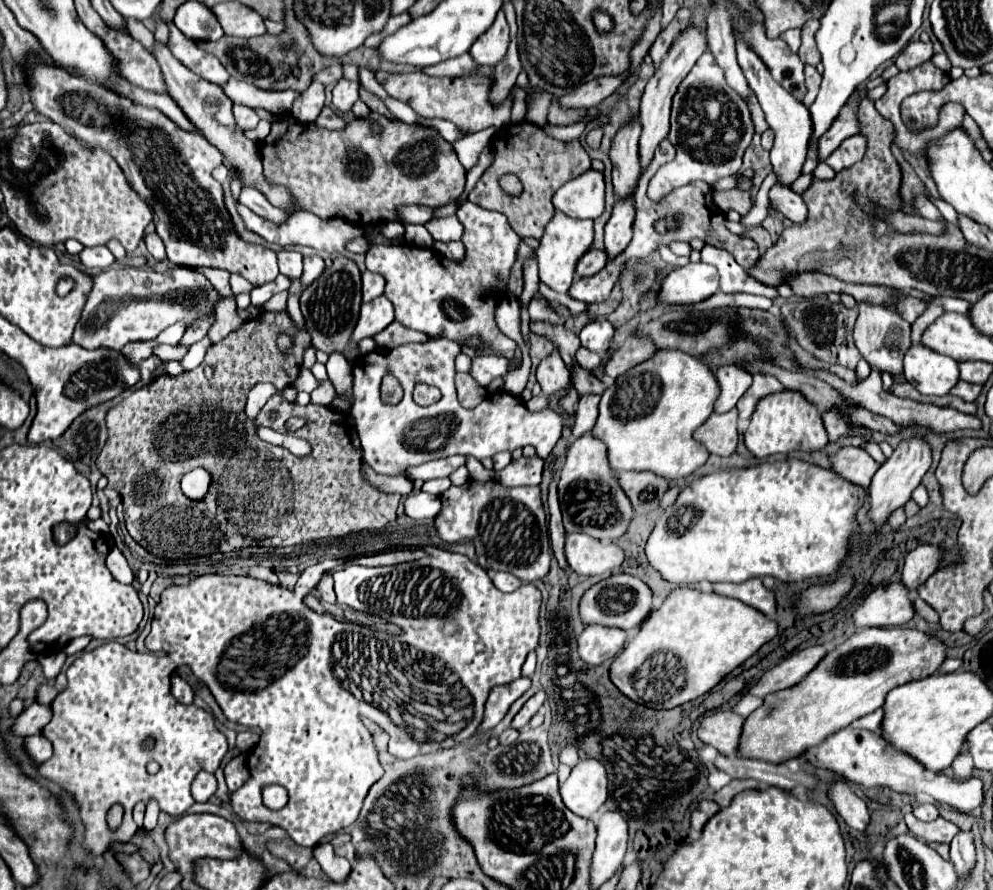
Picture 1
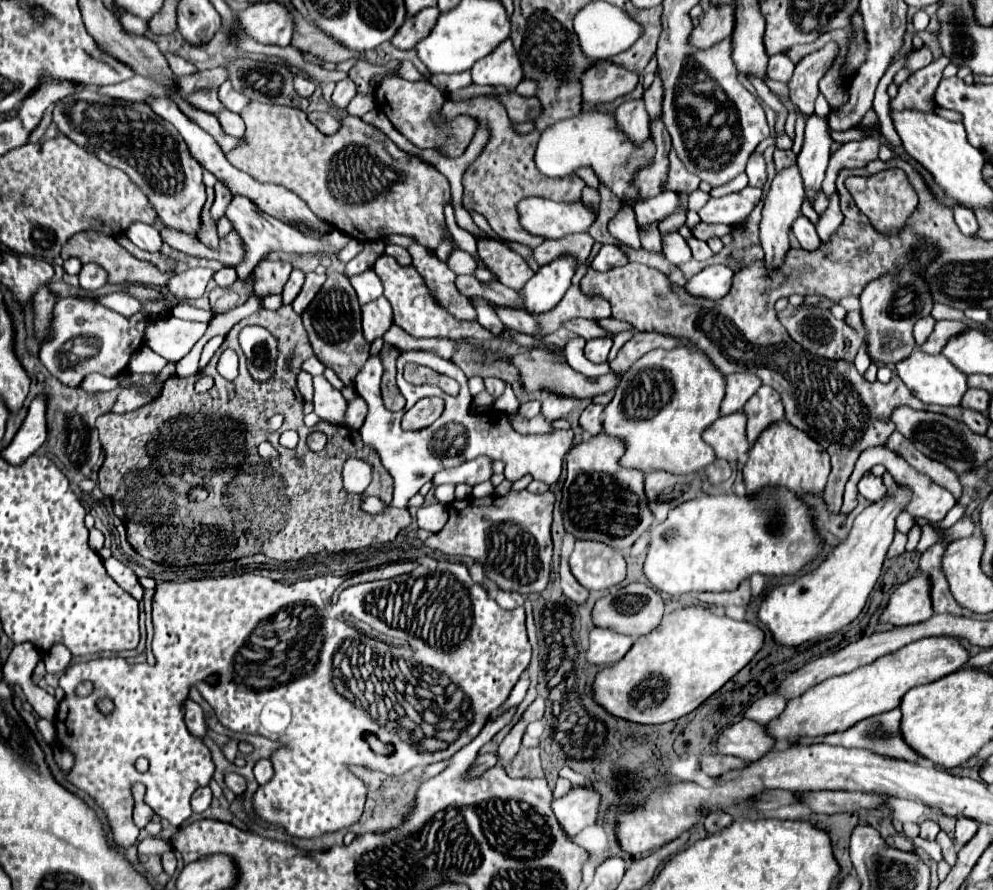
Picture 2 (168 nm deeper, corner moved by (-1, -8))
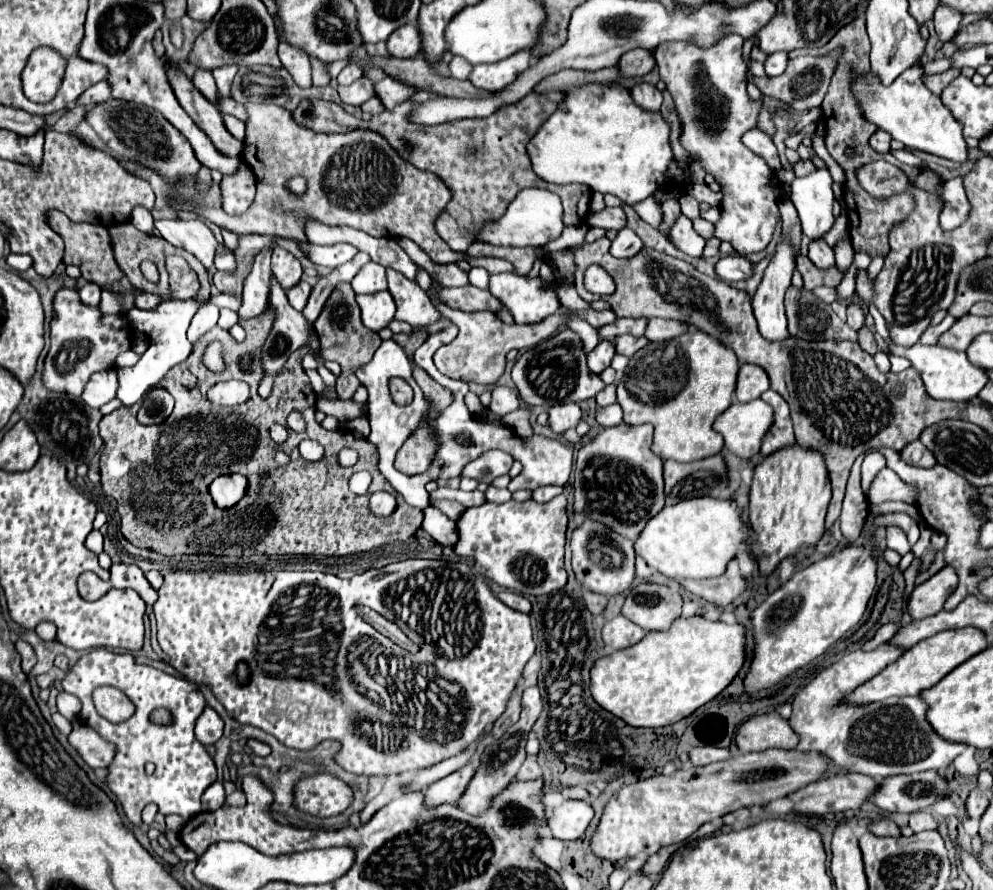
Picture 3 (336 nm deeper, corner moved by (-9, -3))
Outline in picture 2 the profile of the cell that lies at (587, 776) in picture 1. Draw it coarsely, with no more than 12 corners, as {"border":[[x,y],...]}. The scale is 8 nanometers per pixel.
{"border":[[572,787],[552,809],[574,837],[598,819],[600,793]]}

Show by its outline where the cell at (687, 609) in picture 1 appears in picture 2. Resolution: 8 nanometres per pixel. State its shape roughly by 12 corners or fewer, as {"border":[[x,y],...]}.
{"border":[[666,613],[594,681],[628,721],[694,711],[762,649],[754,623]]}

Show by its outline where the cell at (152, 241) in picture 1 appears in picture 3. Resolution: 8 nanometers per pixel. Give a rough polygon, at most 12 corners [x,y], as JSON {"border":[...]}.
{"border":[[144,206],[132,210],[130,222],[144,234],[154,232],[154,220]]}

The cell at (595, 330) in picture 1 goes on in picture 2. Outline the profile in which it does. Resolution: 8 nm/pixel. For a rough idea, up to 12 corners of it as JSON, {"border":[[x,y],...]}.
{"border":[[610,337],[586,341],[586,357],[604,363],[612,349]]}

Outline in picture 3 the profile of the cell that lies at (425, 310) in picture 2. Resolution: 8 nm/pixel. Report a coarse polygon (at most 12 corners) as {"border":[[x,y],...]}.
{"border":[[388,270],[396,320],[420,328],[440,318],[416,282]]}

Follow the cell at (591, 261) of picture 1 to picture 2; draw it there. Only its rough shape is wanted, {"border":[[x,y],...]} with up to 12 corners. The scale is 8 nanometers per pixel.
{"border":[[604,245],[590,263],[594,271],[626,265],[618,247]]}

